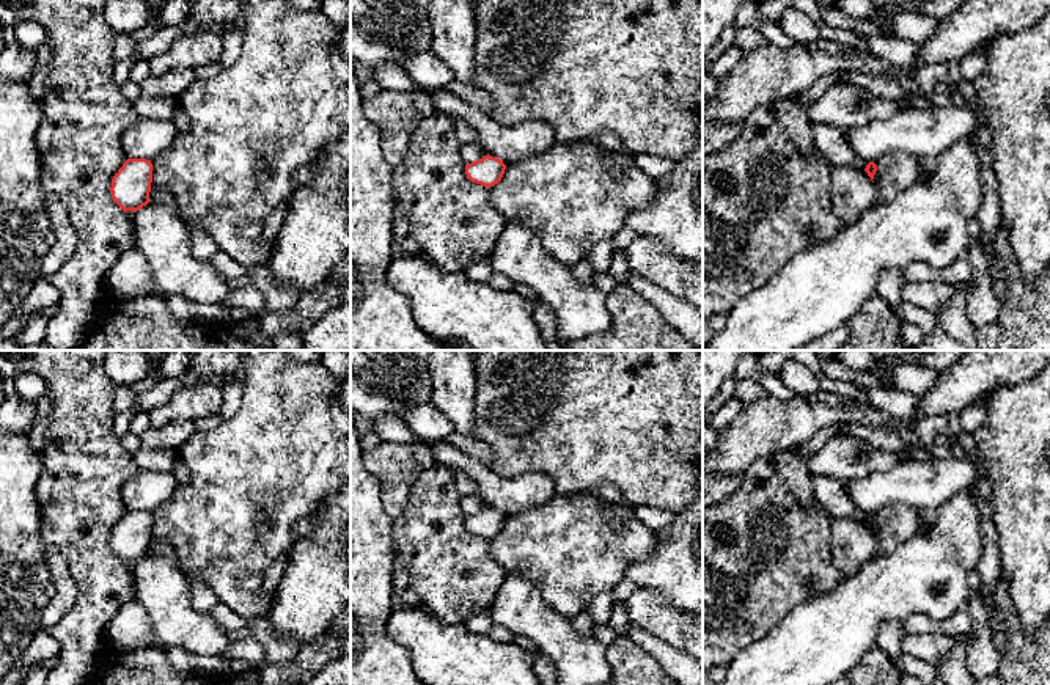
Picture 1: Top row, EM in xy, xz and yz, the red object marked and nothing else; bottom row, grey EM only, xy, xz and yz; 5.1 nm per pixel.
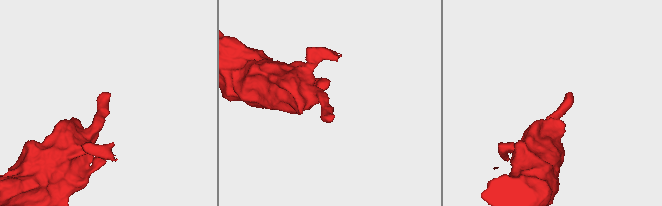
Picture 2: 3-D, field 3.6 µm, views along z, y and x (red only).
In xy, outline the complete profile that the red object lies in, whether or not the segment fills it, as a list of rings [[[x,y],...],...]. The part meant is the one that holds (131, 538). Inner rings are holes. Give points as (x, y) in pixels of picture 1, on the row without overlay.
[[[127,511],[112,531],[112,550],[124,564],[137,564],[149,555],[151,534],[151,512]]]

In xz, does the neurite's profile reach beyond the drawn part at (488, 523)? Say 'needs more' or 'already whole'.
already whole

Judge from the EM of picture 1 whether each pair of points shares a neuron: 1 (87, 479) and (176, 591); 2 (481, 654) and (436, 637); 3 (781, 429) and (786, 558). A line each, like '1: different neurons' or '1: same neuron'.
1: different neurons
2: same neuron
3: different neurons

